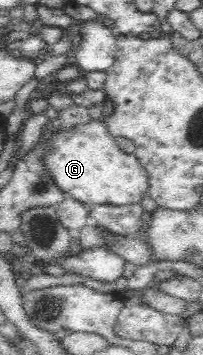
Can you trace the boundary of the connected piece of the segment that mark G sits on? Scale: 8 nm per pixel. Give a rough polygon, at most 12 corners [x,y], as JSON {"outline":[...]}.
{"outline":[[114,112],[43,138],[43,167],[65,196],[131,204],[145,169],[107,129]]}

